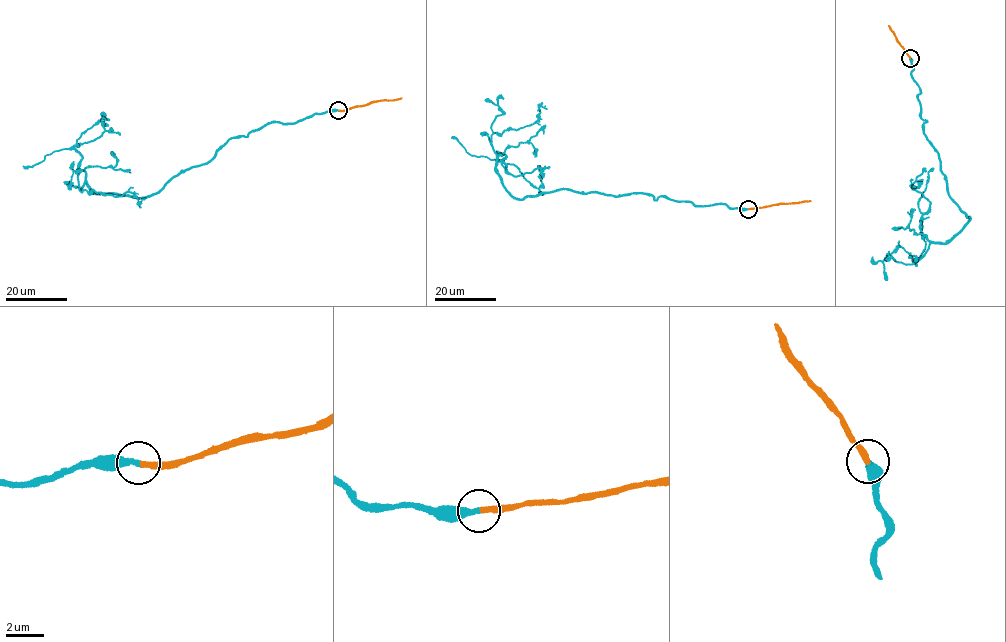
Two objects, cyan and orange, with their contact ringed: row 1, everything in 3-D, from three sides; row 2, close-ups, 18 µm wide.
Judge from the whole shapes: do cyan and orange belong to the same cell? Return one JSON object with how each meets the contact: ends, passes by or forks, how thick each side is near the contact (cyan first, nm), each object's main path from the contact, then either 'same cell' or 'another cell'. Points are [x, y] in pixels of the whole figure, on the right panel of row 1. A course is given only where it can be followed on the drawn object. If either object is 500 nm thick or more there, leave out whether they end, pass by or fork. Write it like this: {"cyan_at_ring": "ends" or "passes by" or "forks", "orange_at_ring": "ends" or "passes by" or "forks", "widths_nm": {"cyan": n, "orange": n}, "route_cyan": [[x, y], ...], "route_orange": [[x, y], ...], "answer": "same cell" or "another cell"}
{"cyan_at_ring": "ends", "orange_at_ring": "ends", "widths_nm": {"cyan": 320, "orange": 280}, "route_cyan": [[910, 58], [925, 134], [950, 197], [971, 219], [939, 244], [920, 227], [930, 203], [913, 183], [924, 168]], "route_orange": [[910, 58], [889, 25]], "answer": "same cell"}

